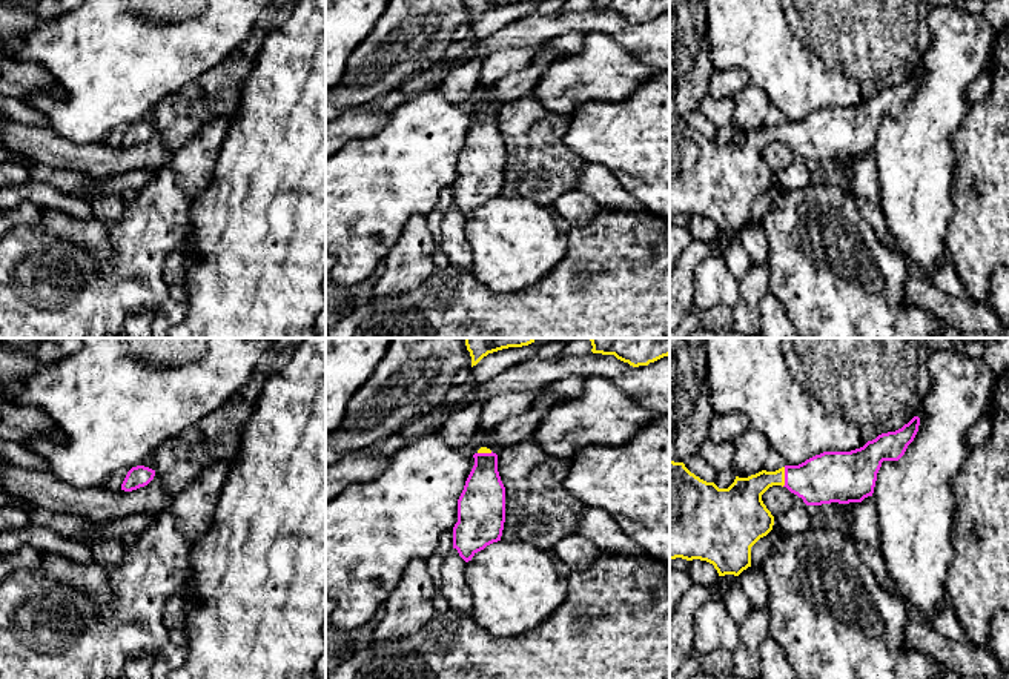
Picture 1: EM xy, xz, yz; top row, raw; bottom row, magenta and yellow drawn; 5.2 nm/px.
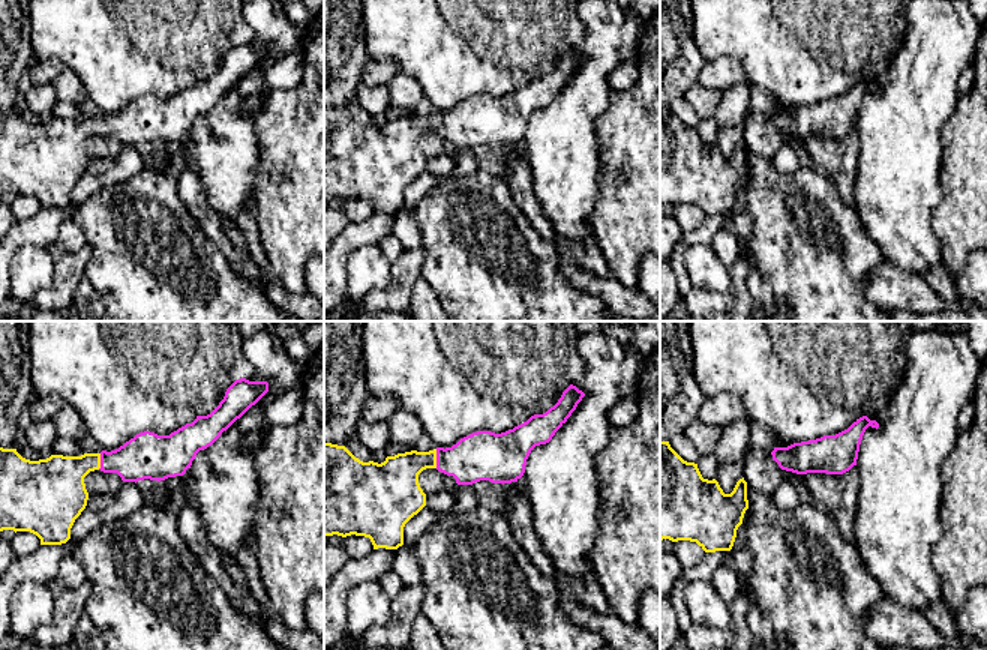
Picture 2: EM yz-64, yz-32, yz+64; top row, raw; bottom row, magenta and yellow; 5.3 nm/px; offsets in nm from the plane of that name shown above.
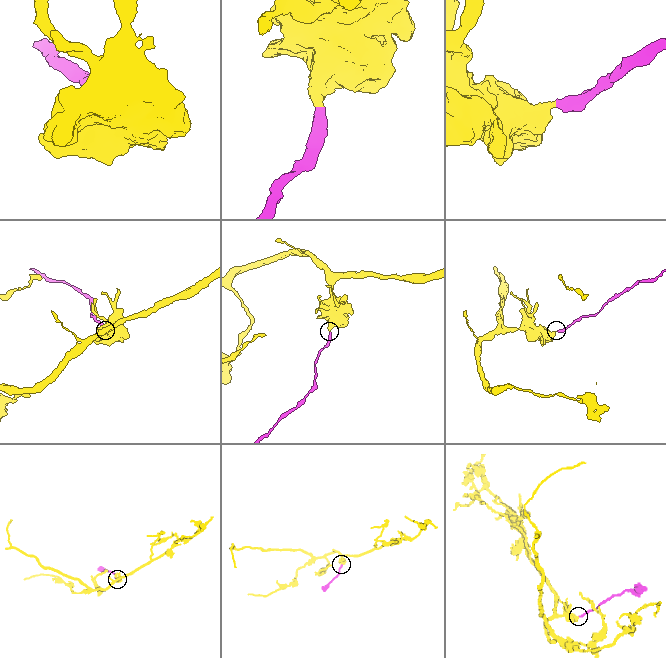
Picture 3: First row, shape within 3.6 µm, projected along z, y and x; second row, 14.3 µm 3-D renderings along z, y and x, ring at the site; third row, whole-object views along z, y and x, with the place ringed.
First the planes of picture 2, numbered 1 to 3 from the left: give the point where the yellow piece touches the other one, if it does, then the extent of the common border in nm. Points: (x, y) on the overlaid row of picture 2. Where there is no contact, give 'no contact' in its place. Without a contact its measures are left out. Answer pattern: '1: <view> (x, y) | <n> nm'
1: yz-64 (101, 461) | 90 nm
2: yz-32 (437, 458) | 100 nm
3: no contact

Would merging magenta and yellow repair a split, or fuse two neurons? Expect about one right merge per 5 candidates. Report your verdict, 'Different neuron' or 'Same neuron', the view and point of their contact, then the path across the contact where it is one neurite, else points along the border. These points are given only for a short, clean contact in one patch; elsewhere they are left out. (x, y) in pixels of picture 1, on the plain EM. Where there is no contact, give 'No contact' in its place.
Same neuron. Touches magenta at yz (785, 132)

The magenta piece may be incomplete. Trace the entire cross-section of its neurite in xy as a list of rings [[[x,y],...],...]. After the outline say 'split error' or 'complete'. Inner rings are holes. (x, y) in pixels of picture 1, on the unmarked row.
[[[144,121],[132,123],[121,140],[121,146],[132,147],[140,143],[144,143],[154,135],[154,132],[155,132],[155,126],[149,123]]] | complete

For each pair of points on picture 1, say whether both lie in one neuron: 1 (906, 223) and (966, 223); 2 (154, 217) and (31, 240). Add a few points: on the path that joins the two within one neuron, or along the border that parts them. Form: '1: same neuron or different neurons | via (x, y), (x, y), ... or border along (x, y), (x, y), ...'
1: different neurons | border along (952, 188), (954, 214), (946, 234), (948, 260)
2: same neuron | via (126, 248), (109, 264), (62, 264)

